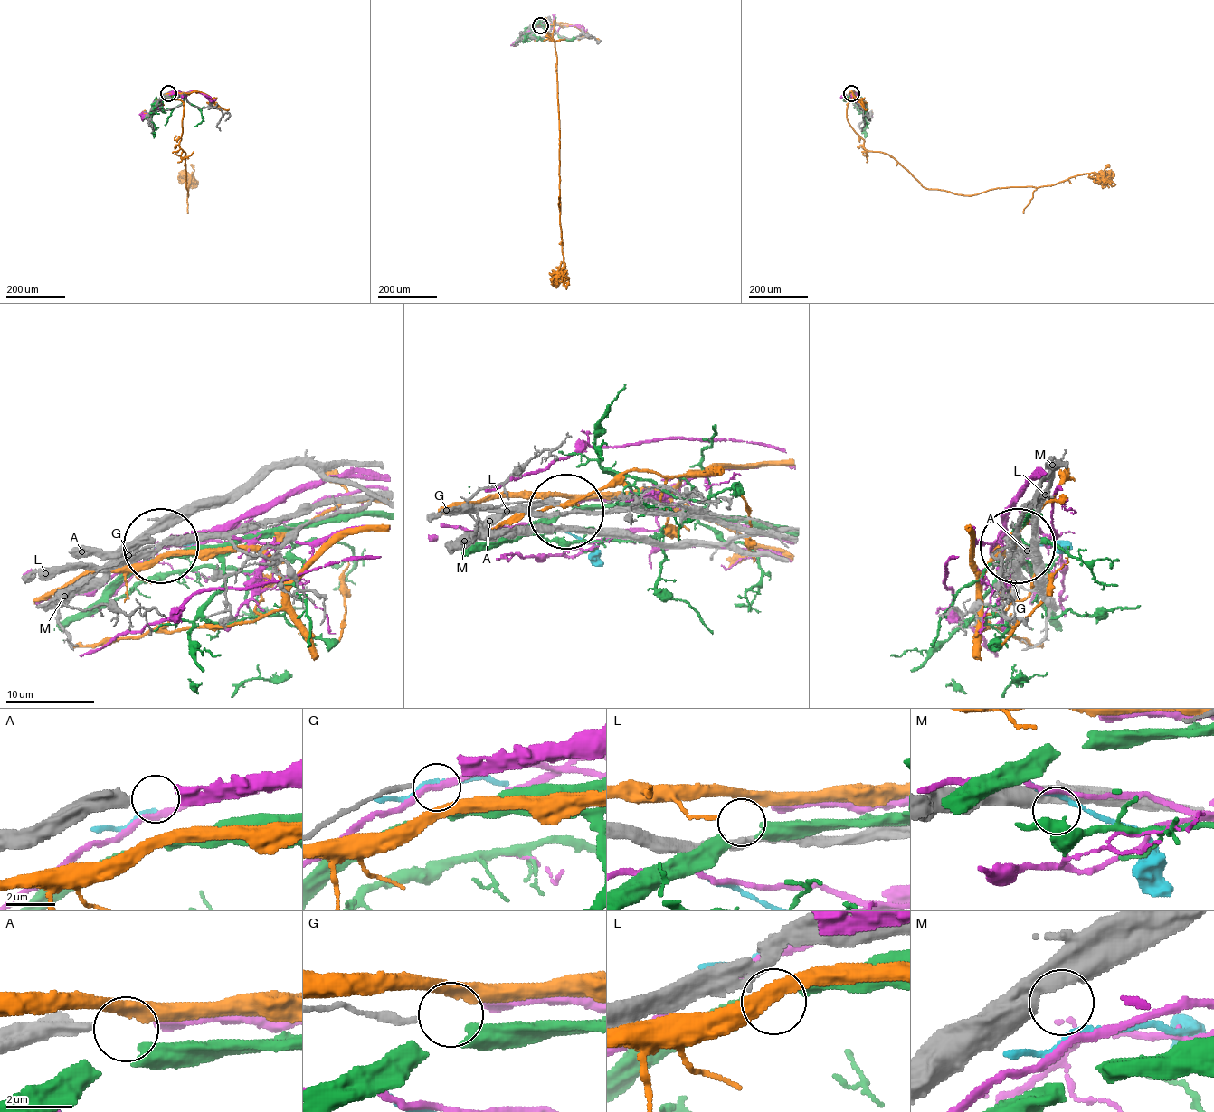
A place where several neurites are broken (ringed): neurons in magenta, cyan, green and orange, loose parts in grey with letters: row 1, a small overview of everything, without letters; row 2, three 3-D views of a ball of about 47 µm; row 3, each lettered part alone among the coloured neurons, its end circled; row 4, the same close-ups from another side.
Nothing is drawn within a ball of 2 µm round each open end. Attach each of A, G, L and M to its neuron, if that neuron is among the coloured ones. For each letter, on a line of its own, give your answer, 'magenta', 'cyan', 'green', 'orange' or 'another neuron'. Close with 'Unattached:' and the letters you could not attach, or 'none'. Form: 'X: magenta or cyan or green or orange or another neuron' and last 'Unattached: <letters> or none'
A: magenta
G: another neuron
L: another neuron
M: another neuron
Unattached: G, L, M

